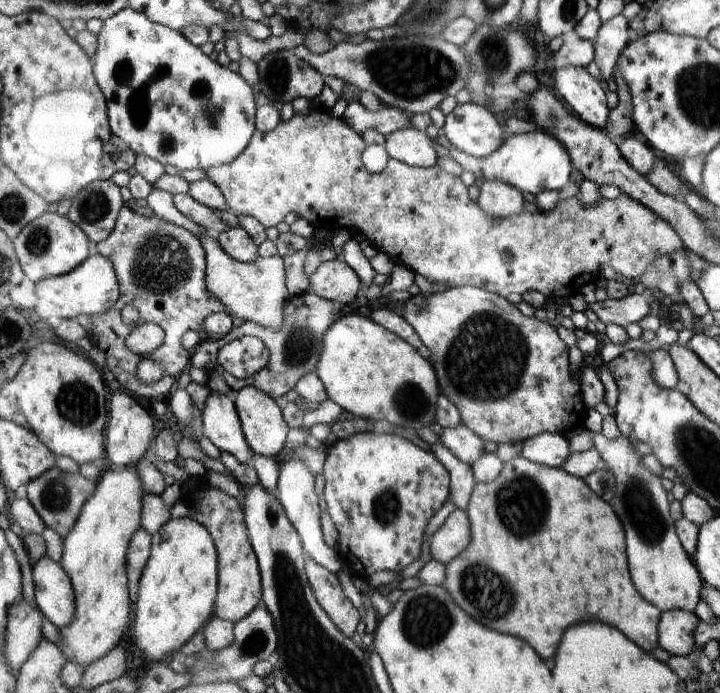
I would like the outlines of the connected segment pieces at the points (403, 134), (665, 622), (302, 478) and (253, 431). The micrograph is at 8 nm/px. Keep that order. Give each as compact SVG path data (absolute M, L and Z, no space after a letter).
M398 129L385 135L384 147L390 158L415 167L433 167L438 162L434 149L434 131L416 129Z
M674 609L661 612L658 625L659 646L675 657L688 657L695 649L698 621L694 611Z
M299 458L284 461L279 466L278 482L276 484L275 498L282 505L288 520L294 526L295 531L301 538L303 549L320 566L326 567L330 572L336 573L342 568L344 555L338 547L329 548L322 537L320 528L320 506L318 494L314 489L315 474L306 466L306 463Z
M255 386L241 388L232 399L250 450L262 456L277 455L286 444L289 428L276 401Z

